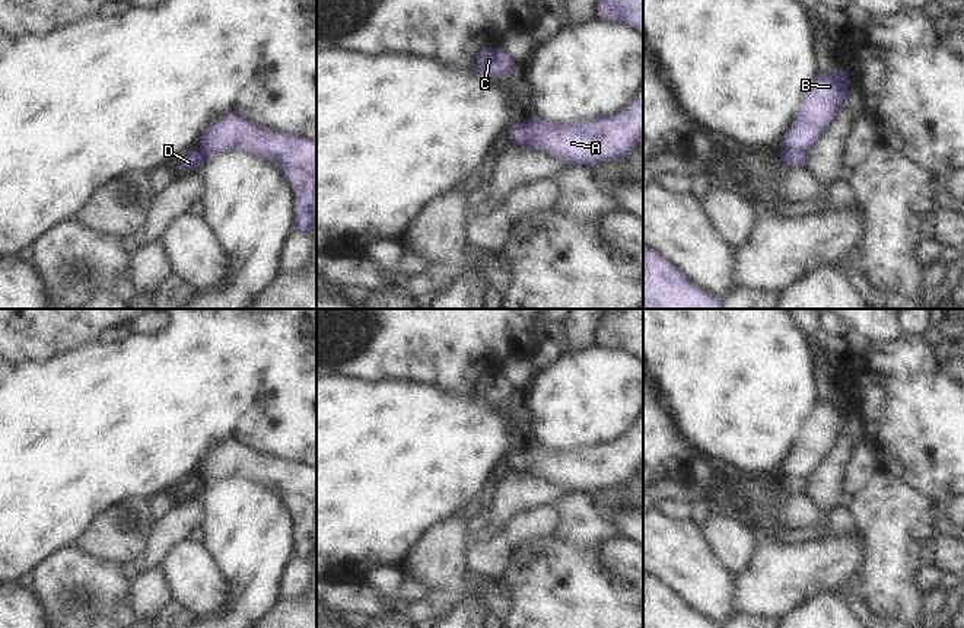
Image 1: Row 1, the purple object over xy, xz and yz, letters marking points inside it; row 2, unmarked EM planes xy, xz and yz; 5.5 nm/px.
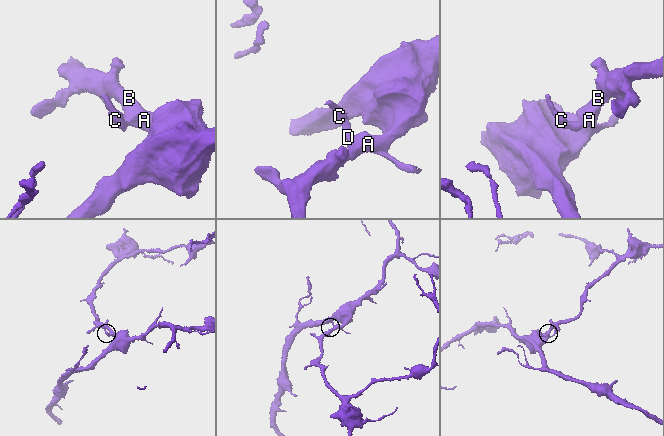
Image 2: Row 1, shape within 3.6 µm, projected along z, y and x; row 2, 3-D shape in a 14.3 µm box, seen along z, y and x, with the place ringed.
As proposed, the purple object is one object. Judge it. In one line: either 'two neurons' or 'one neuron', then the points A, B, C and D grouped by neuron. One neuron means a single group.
two neurons; groups A B / C D

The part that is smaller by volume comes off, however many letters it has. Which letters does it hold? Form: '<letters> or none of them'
C, D

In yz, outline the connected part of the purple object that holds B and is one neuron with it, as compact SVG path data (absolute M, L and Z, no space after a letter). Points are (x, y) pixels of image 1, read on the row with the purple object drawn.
M843 68L820 73L808 90L799 115L785 134L782 152L808 153L849 96L849 73Z

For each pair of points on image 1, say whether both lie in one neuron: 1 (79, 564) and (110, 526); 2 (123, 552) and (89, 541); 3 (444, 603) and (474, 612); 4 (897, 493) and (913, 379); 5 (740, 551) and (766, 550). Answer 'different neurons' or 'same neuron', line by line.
1: different neurons
2: same neuron
3: different neurons
4: different neurons
5: different neurons

